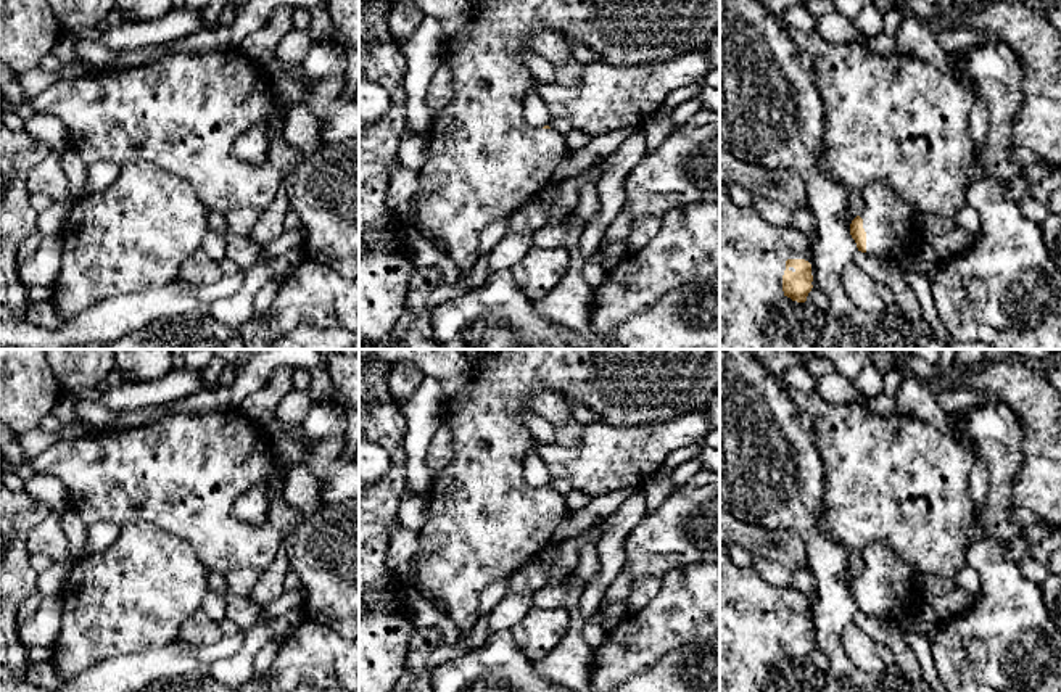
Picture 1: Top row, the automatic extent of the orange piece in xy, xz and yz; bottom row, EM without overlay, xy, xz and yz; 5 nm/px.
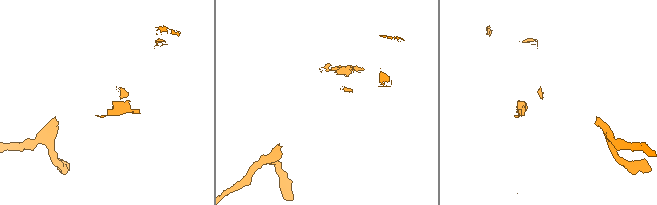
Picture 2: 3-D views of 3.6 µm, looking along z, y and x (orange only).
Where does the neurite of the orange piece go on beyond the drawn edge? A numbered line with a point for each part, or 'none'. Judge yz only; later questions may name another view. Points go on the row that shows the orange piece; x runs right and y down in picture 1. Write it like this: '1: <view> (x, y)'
1: yz (752, 251)

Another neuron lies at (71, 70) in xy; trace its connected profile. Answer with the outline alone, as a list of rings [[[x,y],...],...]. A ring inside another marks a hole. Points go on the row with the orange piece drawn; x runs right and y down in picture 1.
[[[87,61],[68,63],[68,64],[63,64],[63,68],[60,69],[60,76],[61,77],[81,77],[81,76],[87,76],[87,74],[97,74],[101,71],[105,71],[105,69],[93,68]]]

